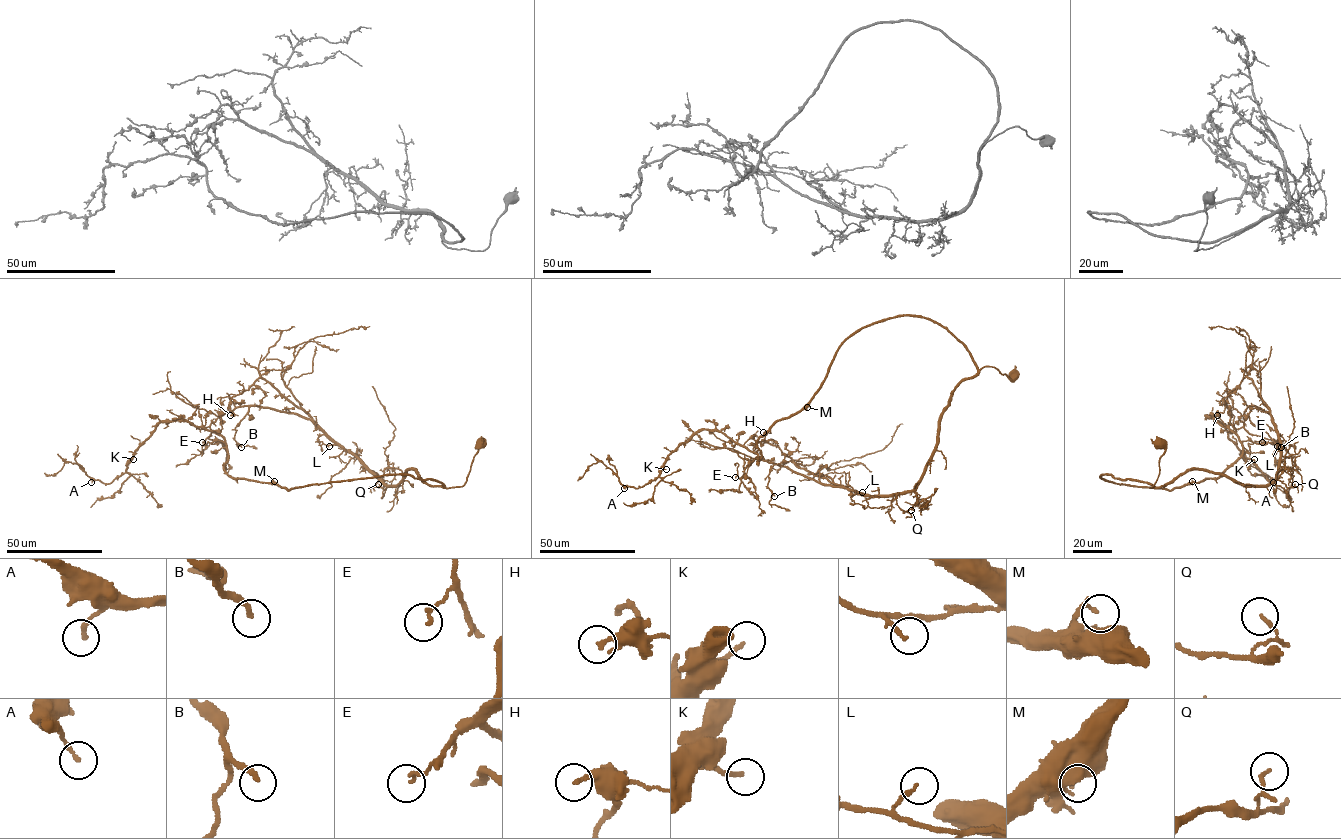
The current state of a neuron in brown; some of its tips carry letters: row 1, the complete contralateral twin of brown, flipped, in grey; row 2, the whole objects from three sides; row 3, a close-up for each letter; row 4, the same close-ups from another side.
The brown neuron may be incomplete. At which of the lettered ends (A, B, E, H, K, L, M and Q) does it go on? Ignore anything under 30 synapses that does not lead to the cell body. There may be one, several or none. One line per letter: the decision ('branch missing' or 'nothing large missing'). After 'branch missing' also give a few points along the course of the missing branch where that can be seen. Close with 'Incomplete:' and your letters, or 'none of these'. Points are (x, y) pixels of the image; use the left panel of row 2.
A: nothing large missing
B: branch missing; course (241, 447), (246, 453), (247, 465)
E: nothing large missing
H: nothing large missing
K: nothing large missing
L: nothing large missing
M: nothing large missing
Q: nothing large missing
Incomplete: B

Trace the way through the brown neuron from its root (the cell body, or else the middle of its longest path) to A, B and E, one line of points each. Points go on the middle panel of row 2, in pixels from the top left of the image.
A: (1015, 376), (979, 370), (929, 319), (882, 319), (844, 341), (760, 457), (701, 430), (624, 488)
B: (1015, 376), (983, 366), (960, 383), (925, 472), (910, 490), (857, 494), (778, 463), (767, 476), (774, 496)
E: (1015, 376), (983, 366), (960, 383), (910, 490), (857, 494), (757, 459), (743, 459), (735, 477)

